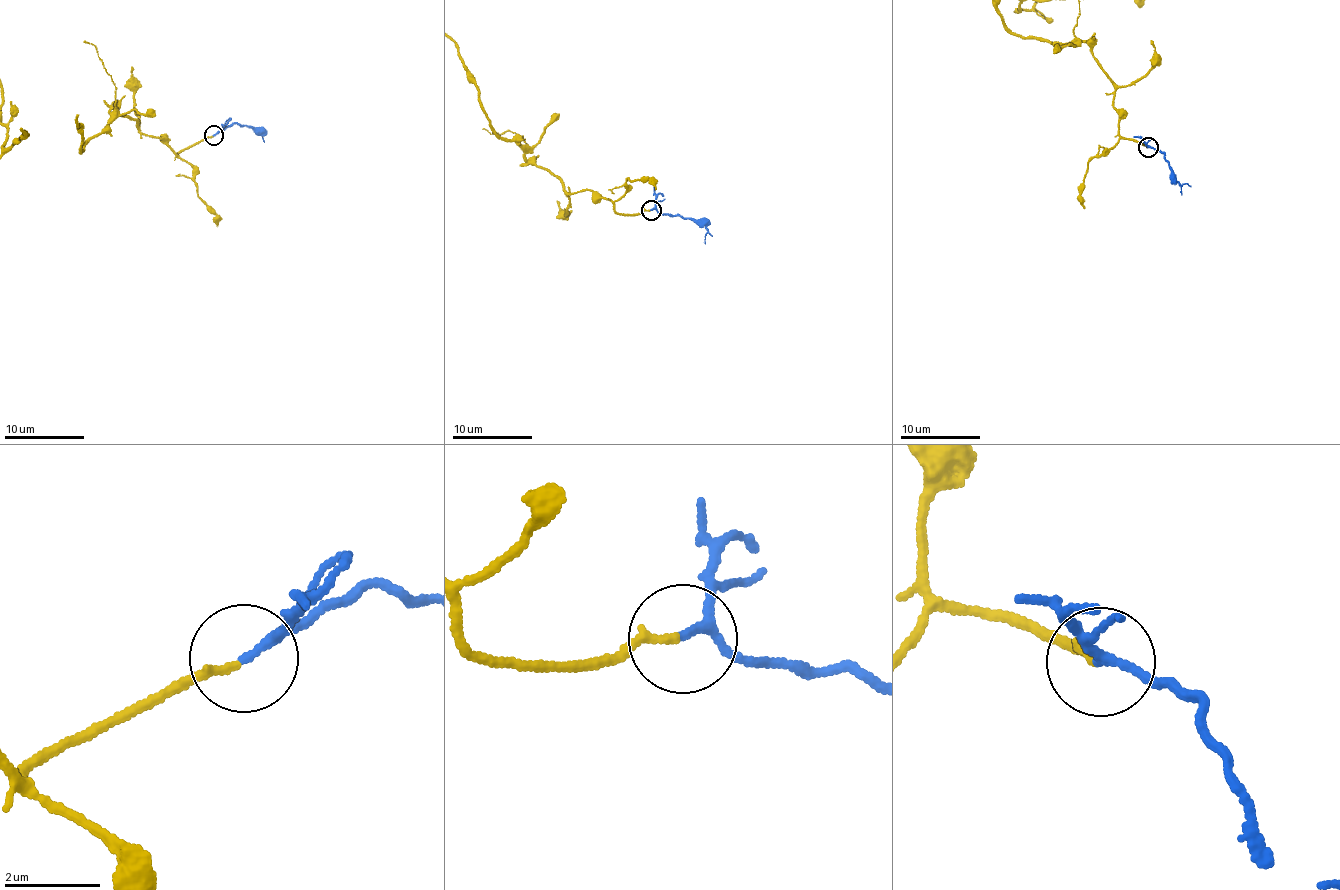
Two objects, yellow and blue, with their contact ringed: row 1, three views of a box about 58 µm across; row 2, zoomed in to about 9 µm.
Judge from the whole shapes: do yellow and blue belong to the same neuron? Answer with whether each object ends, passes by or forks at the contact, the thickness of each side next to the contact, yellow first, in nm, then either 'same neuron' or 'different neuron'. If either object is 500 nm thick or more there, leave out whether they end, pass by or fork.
yellow ends there; blue passes by; 170 nm thick on the yellow side, 150 nm on the other; same neuron

